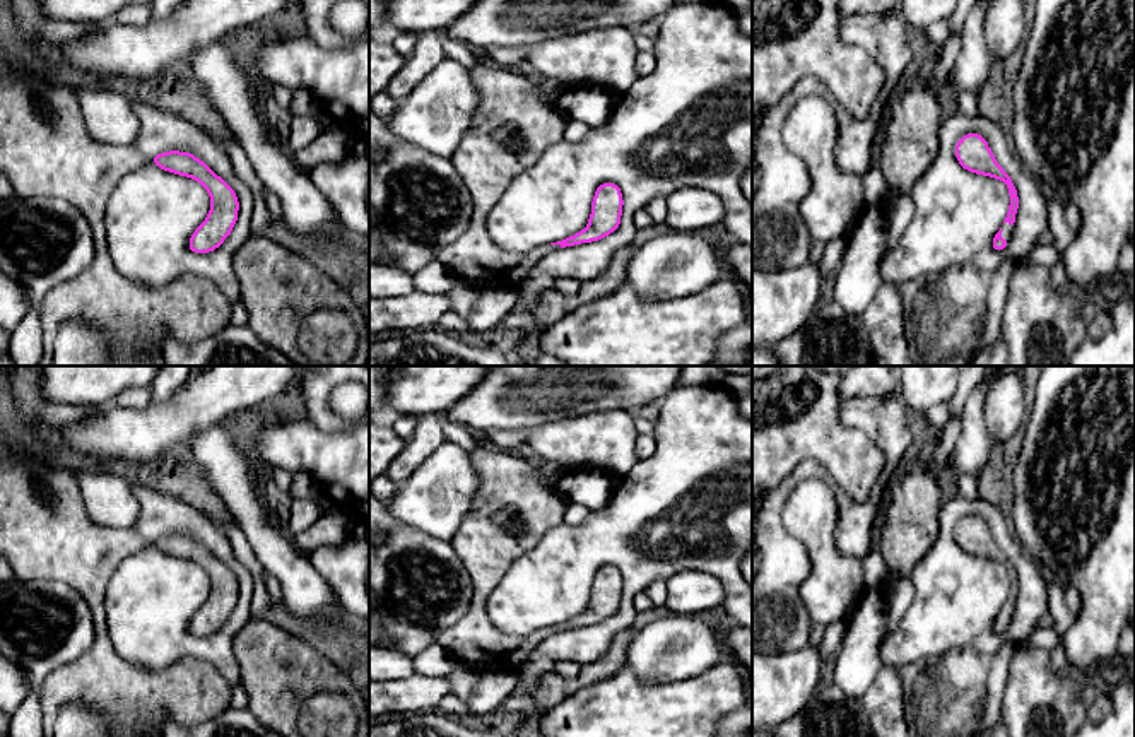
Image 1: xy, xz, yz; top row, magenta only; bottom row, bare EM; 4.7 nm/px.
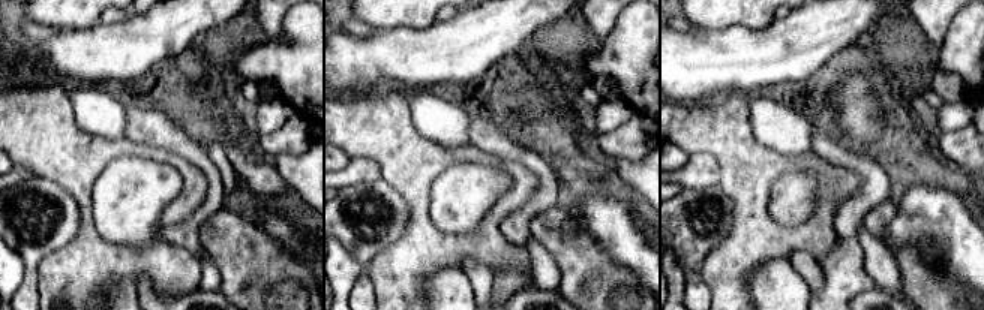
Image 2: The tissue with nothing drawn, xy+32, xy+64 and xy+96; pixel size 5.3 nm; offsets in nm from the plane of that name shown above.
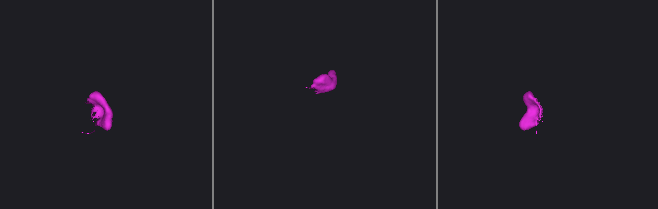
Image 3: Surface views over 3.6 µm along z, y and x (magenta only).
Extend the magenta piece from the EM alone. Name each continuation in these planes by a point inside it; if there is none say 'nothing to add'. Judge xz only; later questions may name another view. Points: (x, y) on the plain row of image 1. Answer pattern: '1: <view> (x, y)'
1: xz (513, 507)

